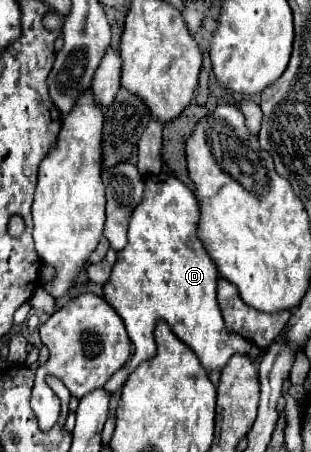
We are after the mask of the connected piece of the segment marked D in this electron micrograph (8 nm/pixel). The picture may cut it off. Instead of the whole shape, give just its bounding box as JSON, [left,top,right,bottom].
[103,173,257,395]

